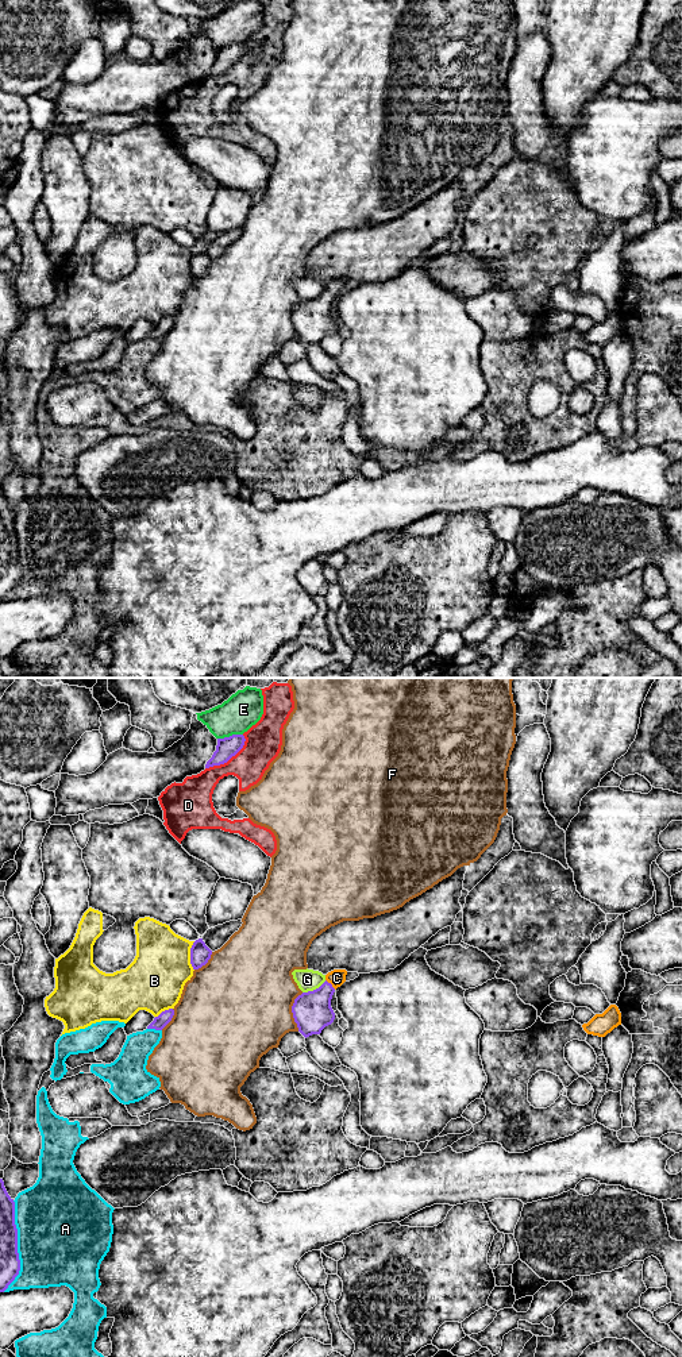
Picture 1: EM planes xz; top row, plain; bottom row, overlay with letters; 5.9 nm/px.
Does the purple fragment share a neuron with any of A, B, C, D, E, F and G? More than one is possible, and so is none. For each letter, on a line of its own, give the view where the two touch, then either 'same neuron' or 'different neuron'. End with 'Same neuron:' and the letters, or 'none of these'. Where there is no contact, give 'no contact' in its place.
A: contact in xz; different neuron
B: contact in xz; different neuron
C: contact in xz; same neuron
D: contact in xz; different neuron
E: contact in xz; different neuron
F: contact in xz; different neuron
G: contact in xz; different neuron
Same neuron: C

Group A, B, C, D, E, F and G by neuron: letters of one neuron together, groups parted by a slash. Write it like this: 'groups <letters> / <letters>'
groups A / B / C / D / E / F / G

